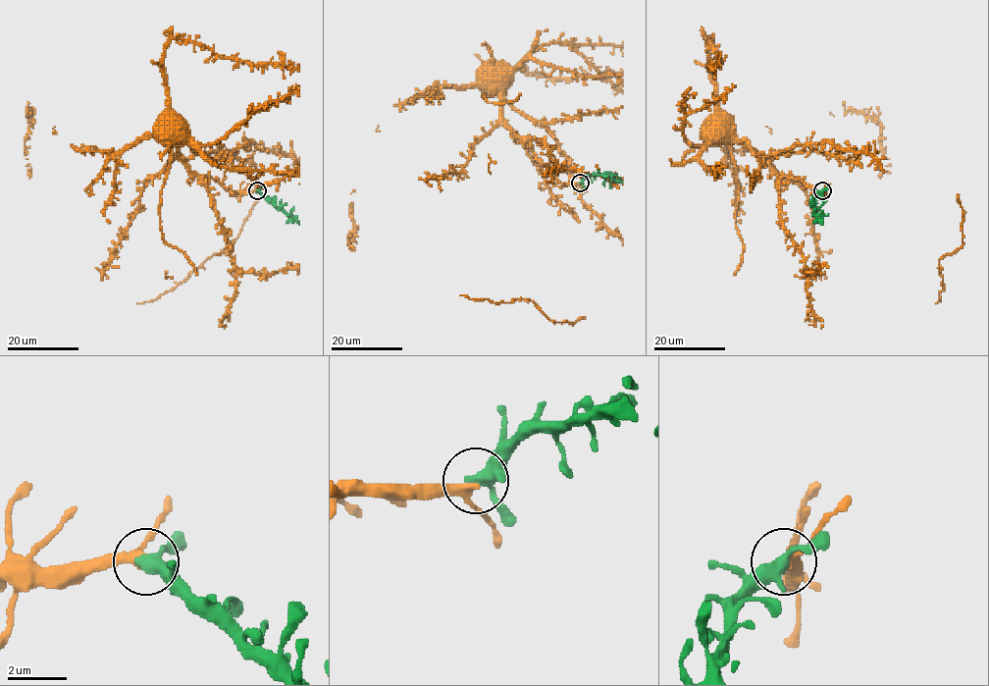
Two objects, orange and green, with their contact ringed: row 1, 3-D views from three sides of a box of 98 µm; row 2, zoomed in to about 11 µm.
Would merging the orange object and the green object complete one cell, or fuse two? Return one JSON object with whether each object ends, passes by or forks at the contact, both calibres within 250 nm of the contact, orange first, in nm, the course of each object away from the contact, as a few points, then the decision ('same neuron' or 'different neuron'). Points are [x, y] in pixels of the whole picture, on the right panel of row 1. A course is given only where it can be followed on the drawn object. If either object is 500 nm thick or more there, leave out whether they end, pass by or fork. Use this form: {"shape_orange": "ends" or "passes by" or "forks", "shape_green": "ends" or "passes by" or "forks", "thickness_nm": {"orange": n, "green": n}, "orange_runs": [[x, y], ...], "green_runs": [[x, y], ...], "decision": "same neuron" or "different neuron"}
{"shape_orange": "passes by", "shape_green": "forks", "thickness_nm": {"orange": 280, "green": 300}, "orange_runs": [[823, 191], [814, 192], [799, 180], [779, 175], [735, 134], [730, 123], [723, 117], [716, 118]], "green_runs": [[822, 191], [817, 196], [815, 209], [823, 224]], "decision": "same neuron"}

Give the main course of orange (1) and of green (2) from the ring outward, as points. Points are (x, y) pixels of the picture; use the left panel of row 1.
1: (256, 191), (230, 192), (215, 180), (196, 175), (180, 155), (178, 123), (172, 117), (165, 118)
2: (256, 191), (299, 224)

